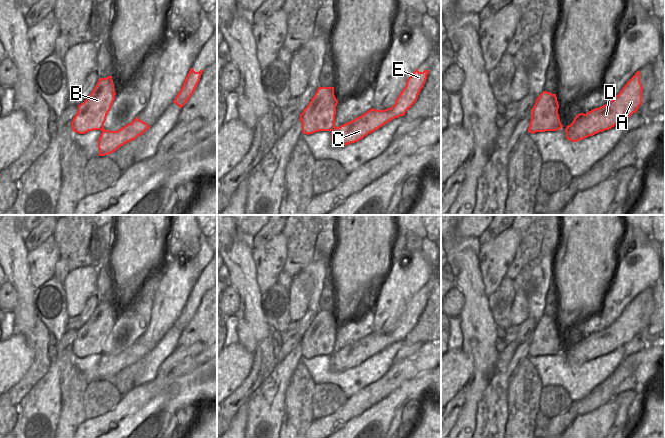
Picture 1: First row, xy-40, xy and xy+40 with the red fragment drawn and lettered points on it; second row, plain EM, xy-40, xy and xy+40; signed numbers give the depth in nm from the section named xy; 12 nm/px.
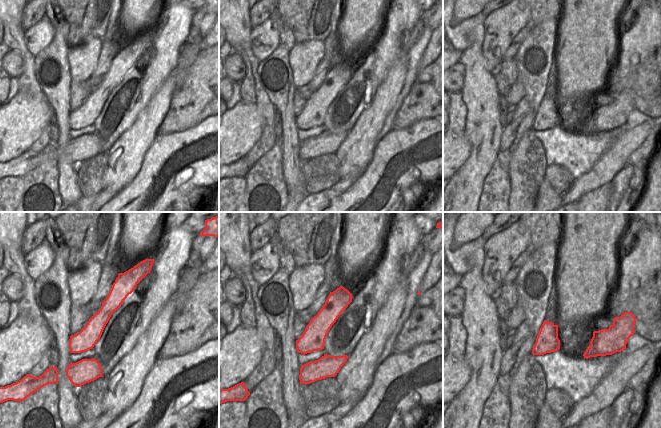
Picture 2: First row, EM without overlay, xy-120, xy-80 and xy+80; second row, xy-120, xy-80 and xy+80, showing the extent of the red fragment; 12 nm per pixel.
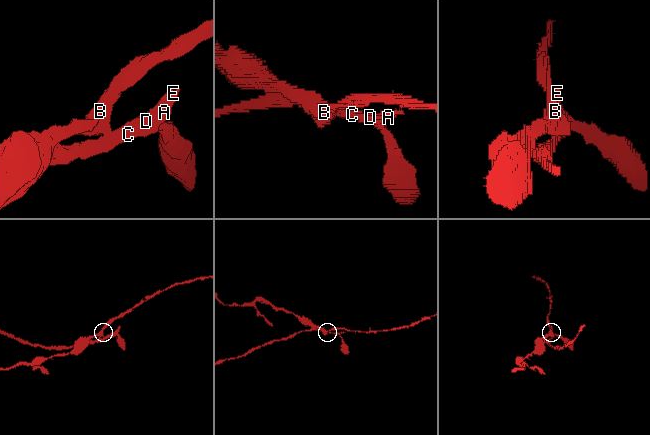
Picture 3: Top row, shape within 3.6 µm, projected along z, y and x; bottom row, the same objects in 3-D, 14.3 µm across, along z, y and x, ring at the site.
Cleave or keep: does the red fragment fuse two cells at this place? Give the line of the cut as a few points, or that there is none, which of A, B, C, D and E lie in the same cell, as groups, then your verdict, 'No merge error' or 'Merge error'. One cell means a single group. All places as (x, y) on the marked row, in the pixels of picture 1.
Split along xy (336, 127), (331, 131). Groups: A C D E / B. Merge error

